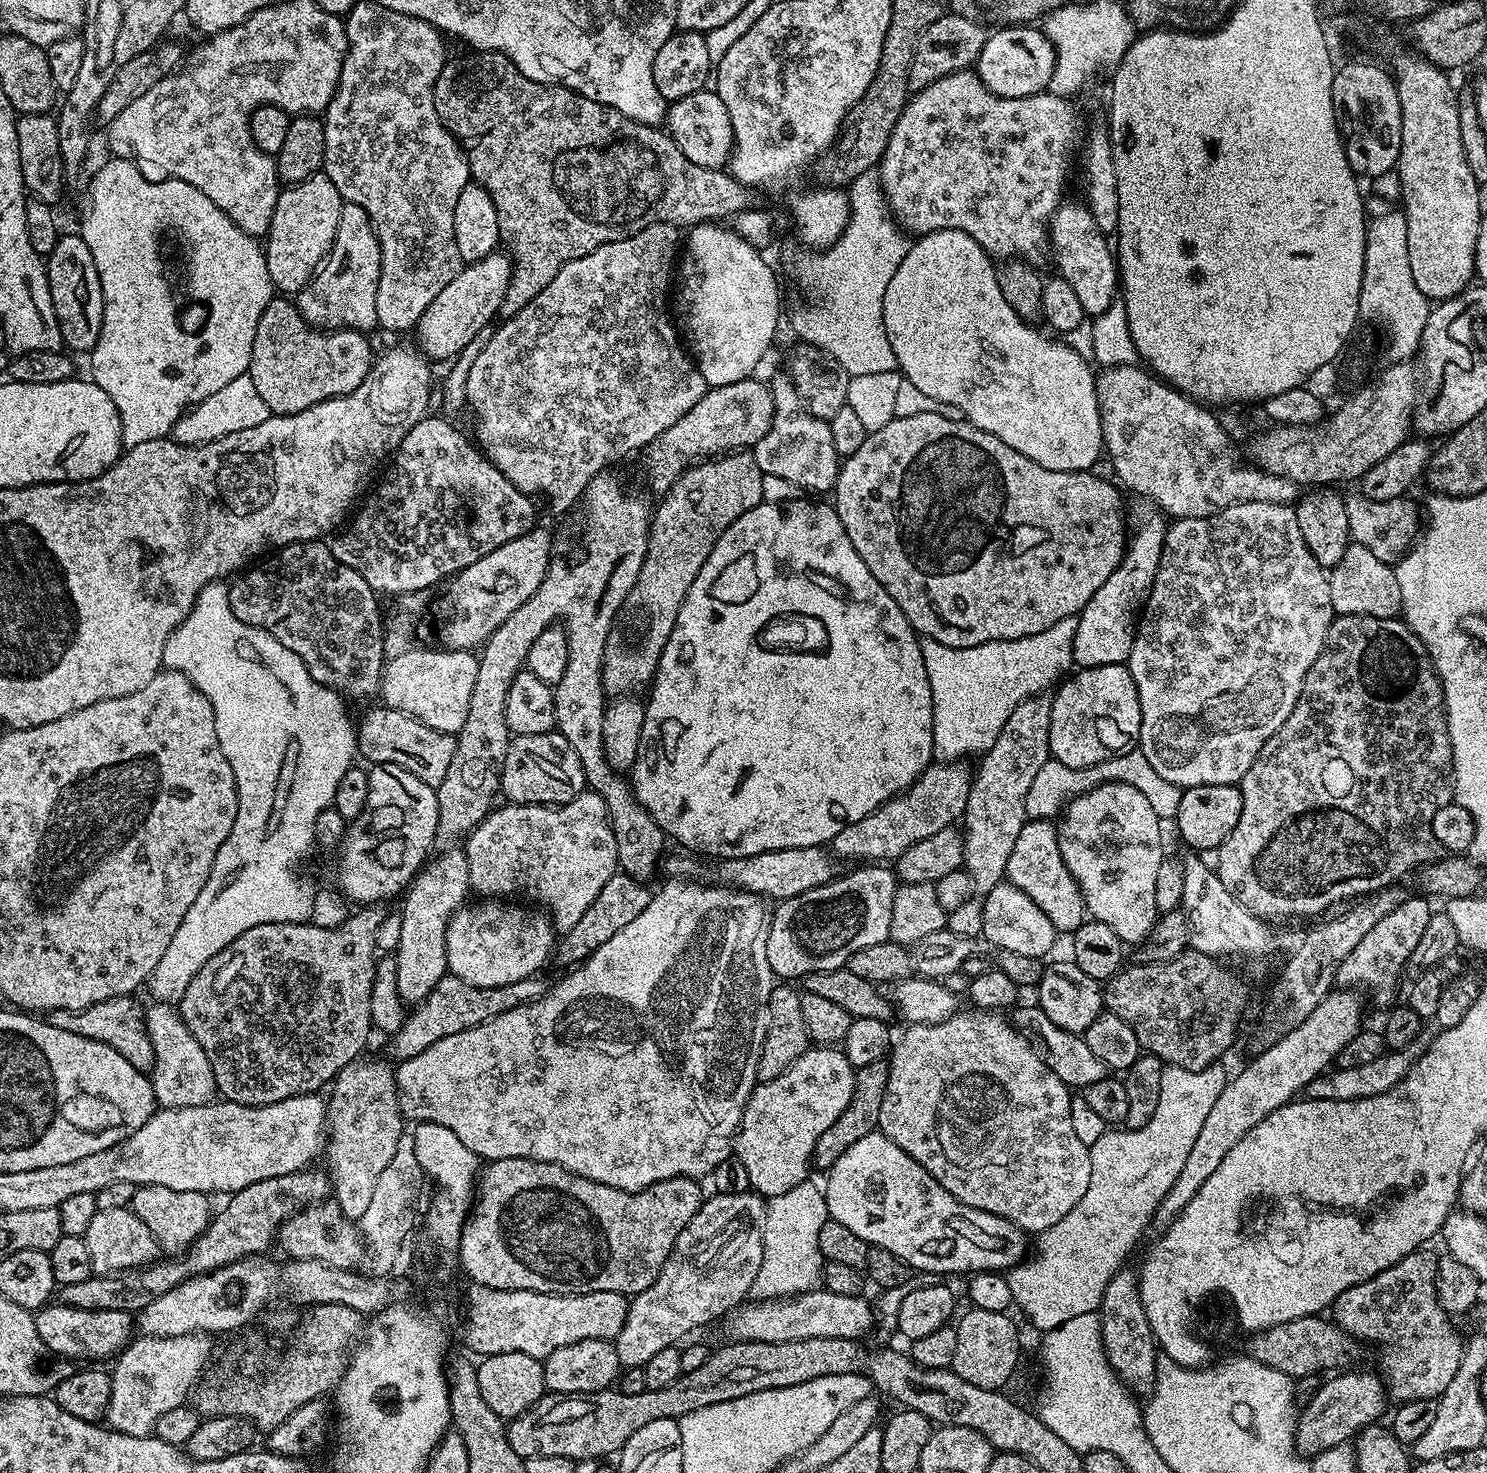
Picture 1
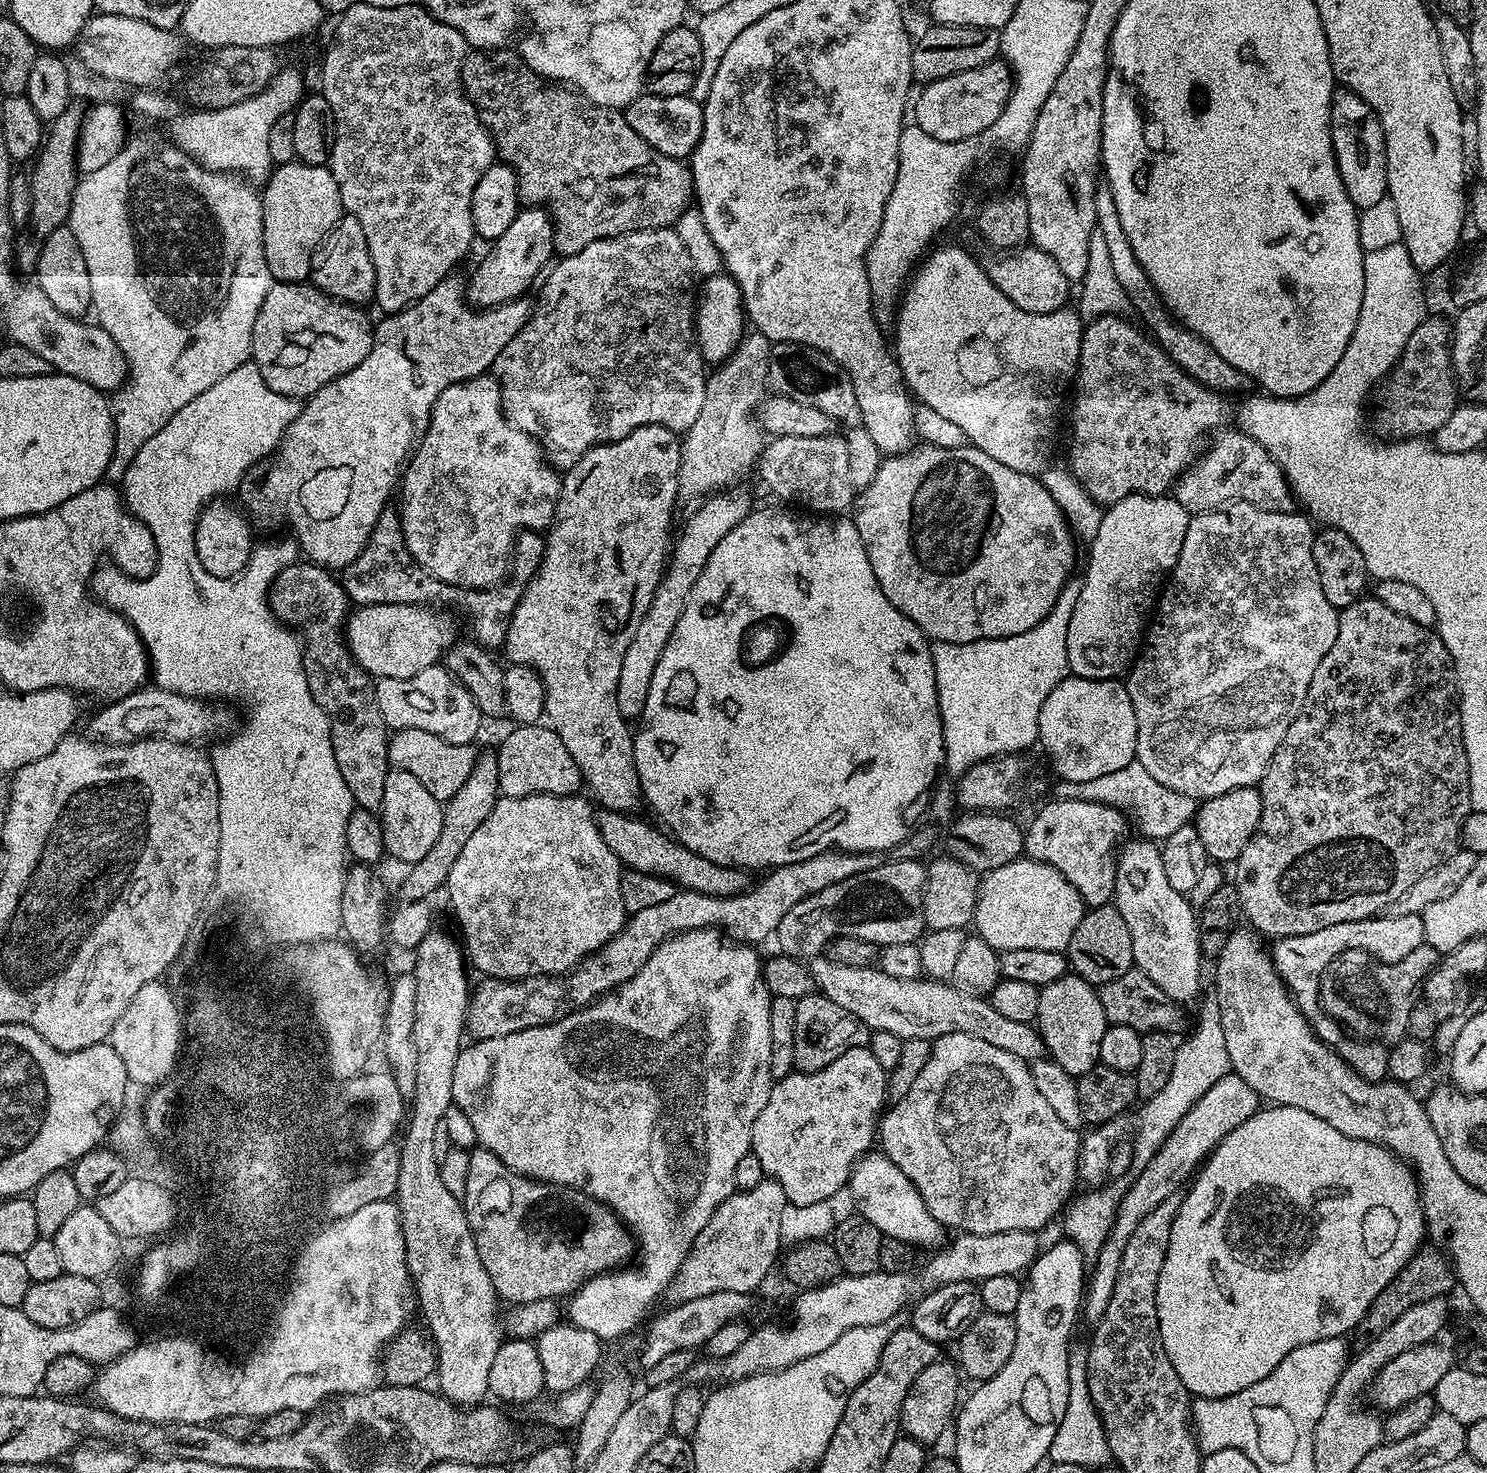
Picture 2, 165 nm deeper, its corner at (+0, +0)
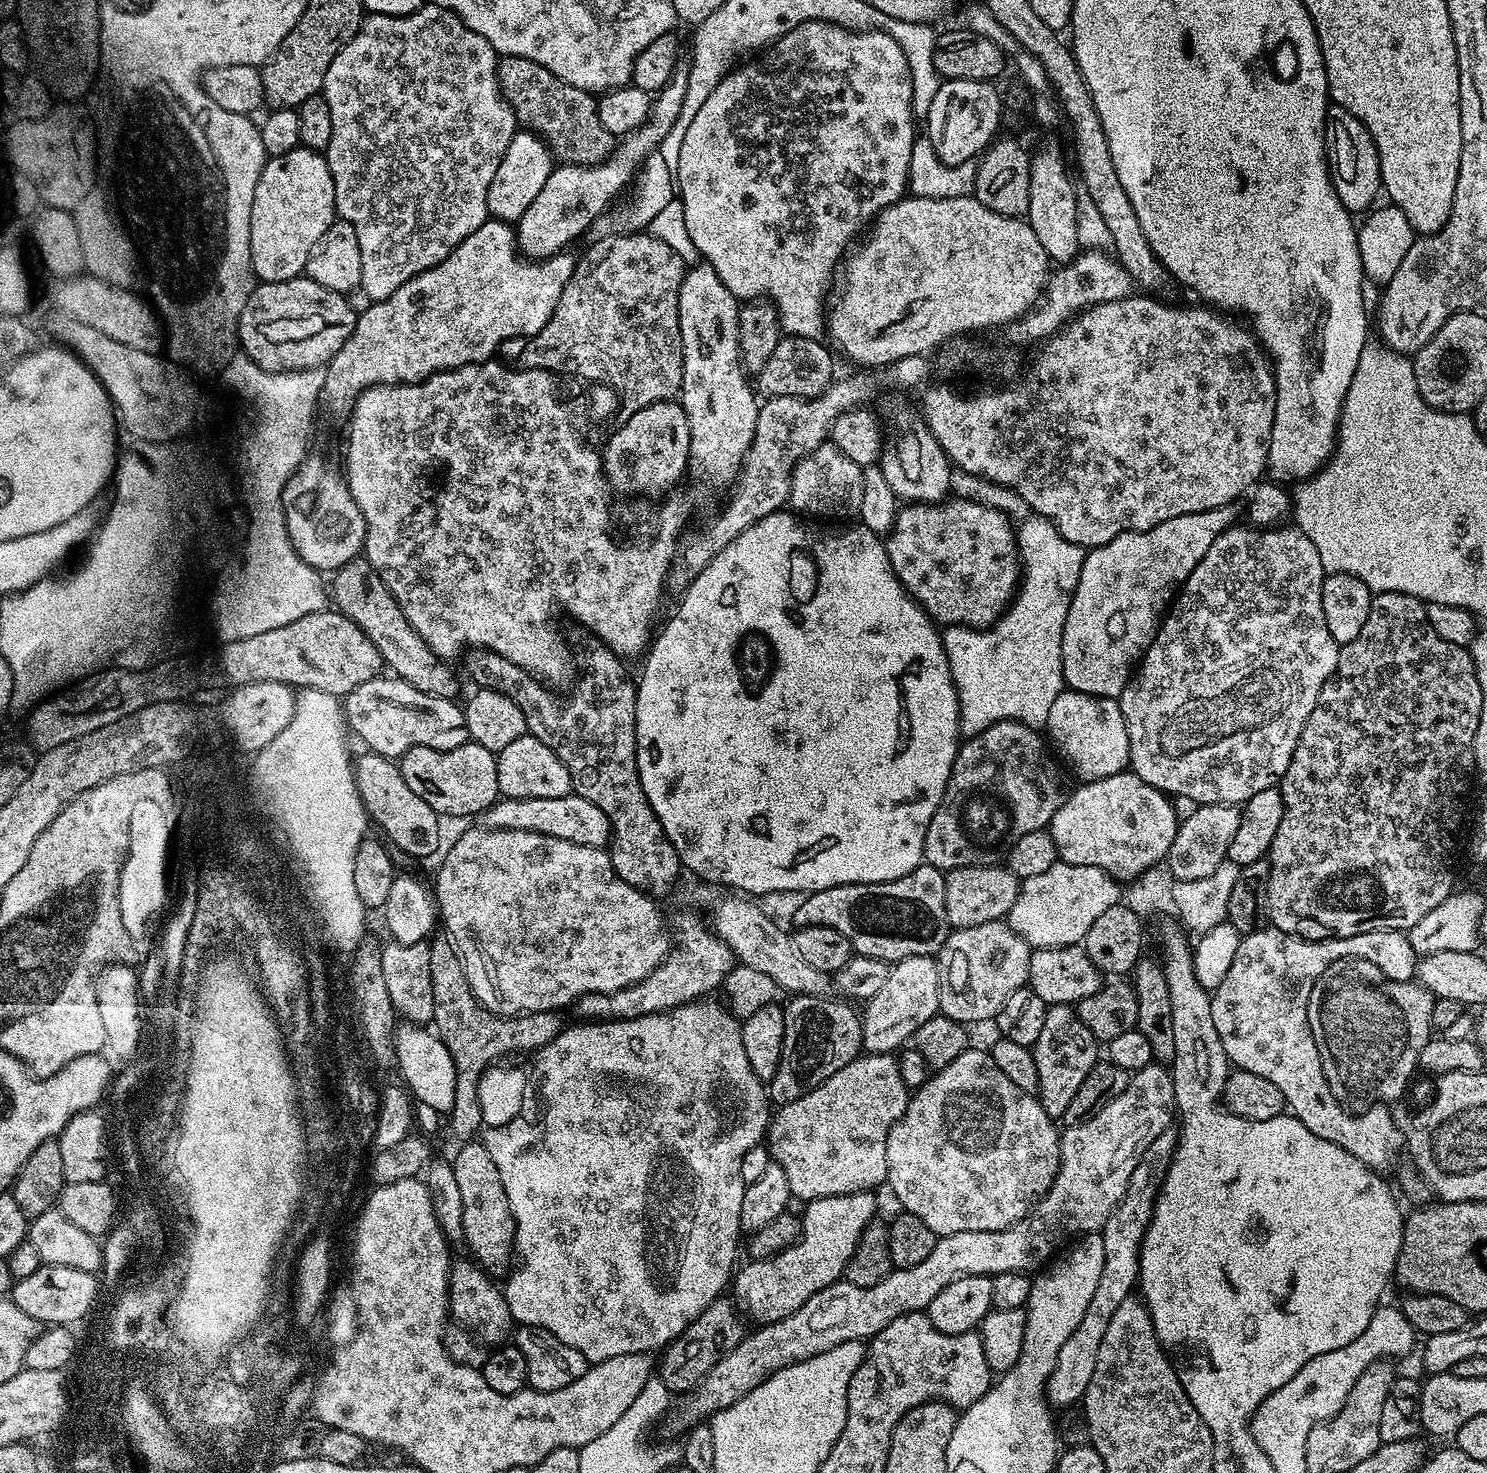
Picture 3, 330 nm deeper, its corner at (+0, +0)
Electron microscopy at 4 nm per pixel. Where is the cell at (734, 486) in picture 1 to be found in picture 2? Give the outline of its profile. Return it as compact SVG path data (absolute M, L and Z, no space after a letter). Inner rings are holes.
M749 331L734 354L715 369L706 379L706 398L702 398L702 410L694 426L683 433L680 445L680 469L678 470L679 499L691 496L708 498L737 487L739 480L753 475L766 436L760 421L754 415L760 401L769 391L768 371L773 341L767 340L761 332Z

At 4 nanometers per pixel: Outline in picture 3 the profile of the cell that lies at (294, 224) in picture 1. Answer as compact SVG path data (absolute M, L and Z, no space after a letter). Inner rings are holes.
M301 146L281 156L271 157L264 165L256 191L255 214L252 216L255 269L268 282L303 277L314 259L314 253L331 233L332 225L337 220L336 178L323 151Z

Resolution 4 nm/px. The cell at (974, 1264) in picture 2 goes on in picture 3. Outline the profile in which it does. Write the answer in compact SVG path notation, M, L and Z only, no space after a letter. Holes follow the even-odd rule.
M1153 1062L1138 1070L1129 1079L1126 1090L1106 1110L1094 1114L1090 1122L1064 1128L1059 1133L1058 1174L1050 1190L1017 1224L997 1232L963 1232L939 1237L930 1258L918 1262L918 1266L897 1268L874 1286L854 1286L847 1278L841 1278L818 1290L794 1314L786 1314L786 1318L773 1324L759 1325L757 1332L749 1331L734 1350L725 1352L721 1360L714 1362L712 1369L675 1401L674 1411L667 1417L669 1428L682 1426L687 1430L707 1421L715 1412L726 1410L750 1394L750 1390L778 1370L820 1356L834 1346L842 1346L842 1342L867 1341L902 1314L924 1312L934 1297L946 1290L950 1282L958 1282L958 1278L994 1277L1003 1272L1031 1273L1032 1268L1047 1265L1065 1242L1089 1232L1100 1232L1126 1192L1130 1174L1134 1174L1134 1166L1146 1154L1146 1146L1173 1123L1175 1106L1172 1073L1165 1065Z

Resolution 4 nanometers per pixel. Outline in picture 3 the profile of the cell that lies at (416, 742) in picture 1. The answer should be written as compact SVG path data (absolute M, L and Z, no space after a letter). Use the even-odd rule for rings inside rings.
M469 742L454 750L412 748L405 756L399 757L398 763L410 790L414 790L426 806L434 809L437 816L479 817L500 796L496 758L497 753L486 750L486 746Z

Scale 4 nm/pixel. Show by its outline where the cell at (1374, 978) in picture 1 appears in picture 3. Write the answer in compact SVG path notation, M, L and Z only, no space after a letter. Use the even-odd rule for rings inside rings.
M1271 926L1257 927L1241 939L1238 954L1234 954L1234 962L1223 969L1220 985L1216 992L1211 993L1212 1017L1214 1026L1218 1029L1218 1038L1222 1038L1222 1050L1228 1055L1229 1065L1235 1066L1239 1071L1258 1074L1258 1078L1267 1078L1282 1090L1284 1103L1290 1109L1291 1115L1310 1130L1310 1134L1318 1134L1318 1138L1326 1138L1342 1150L1354 1154L1358 1162L1362 1162L1373 1172L1383 1173L1383 1168L1391 1166L1396 1156L1396 1139L1401 1139L1402 1132L1399 1127L1390 1128L1382 1124L1372 1126L1336 1126L1336 1118L1320 1118L1320 1104L1318 1102L1304 1102L1303 1093L1298 1085L1290 1085L1287 1081L1289 1075L1289 1053L1295 1052L1295 1047L1305 1044L1308 1035L1304 1032L1304 1023L1308 1021L1308 995L1314 982L1323 974L1324 969L1333 960L1342 960L1345 956L1361 956L1364 960L1374 962L1382 974L1391 980L1412 980L1416 973L1416 951L1410 946L1407 935L1403 931L1363 932L1354 934L1350 938L1330 940L1302 940L1299 936L1291 936L1282 930Z

